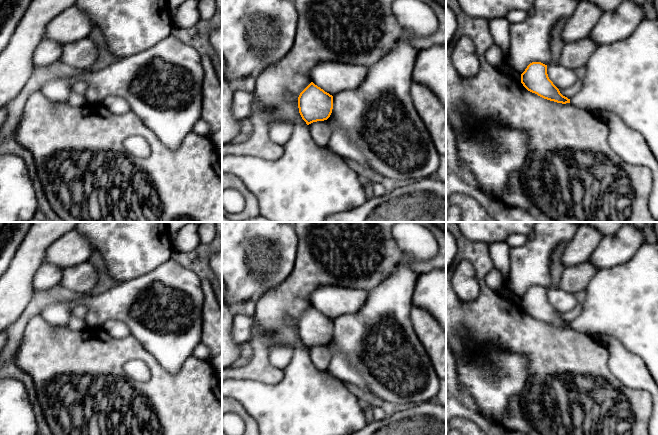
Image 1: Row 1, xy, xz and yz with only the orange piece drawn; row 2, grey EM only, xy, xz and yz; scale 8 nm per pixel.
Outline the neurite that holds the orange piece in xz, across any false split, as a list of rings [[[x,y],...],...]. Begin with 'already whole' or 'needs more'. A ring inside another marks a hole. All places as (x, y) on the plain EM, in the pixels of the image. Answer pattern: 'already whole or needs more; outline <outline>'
already whole; outline [[[311,306],[298,321],[298,332],[307,349],[327,344],[333,333],[333,320]]]

